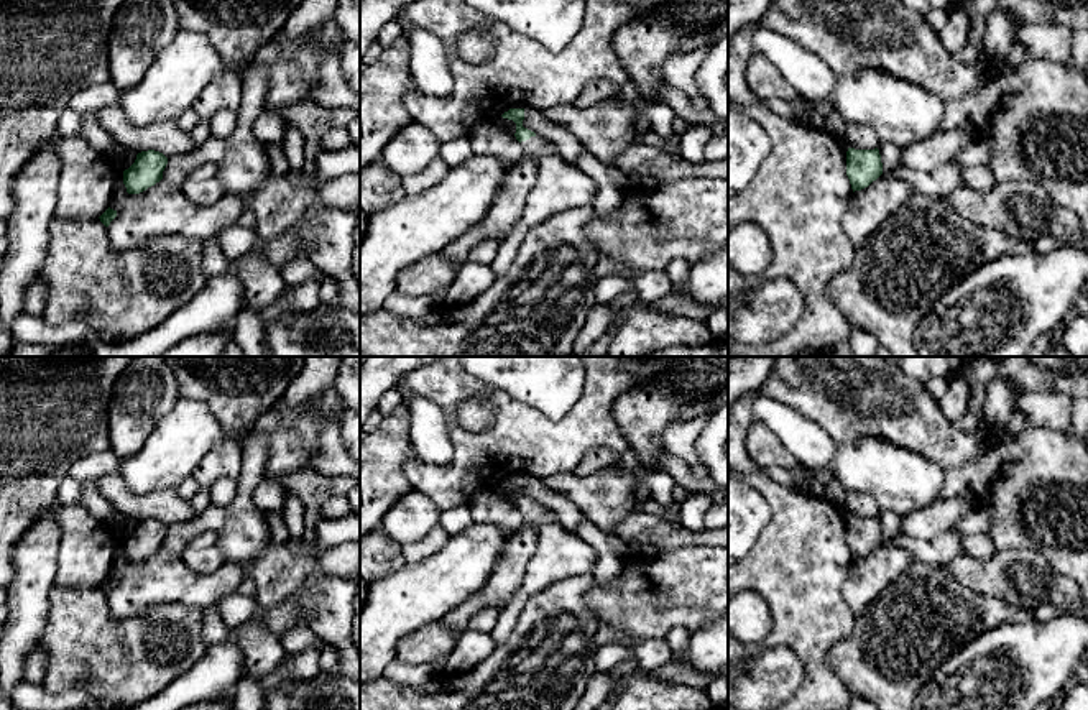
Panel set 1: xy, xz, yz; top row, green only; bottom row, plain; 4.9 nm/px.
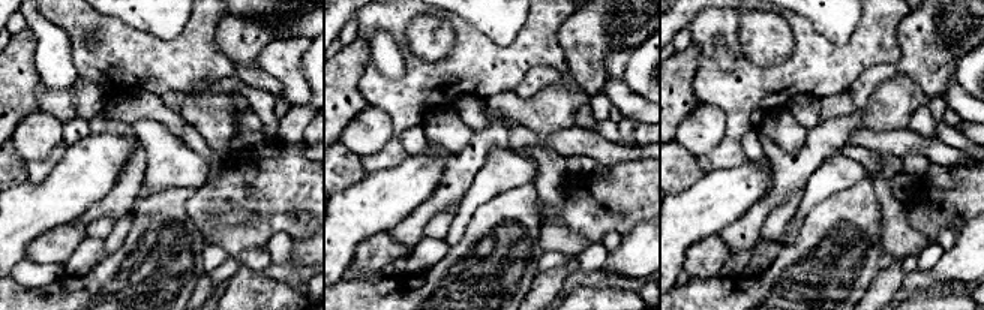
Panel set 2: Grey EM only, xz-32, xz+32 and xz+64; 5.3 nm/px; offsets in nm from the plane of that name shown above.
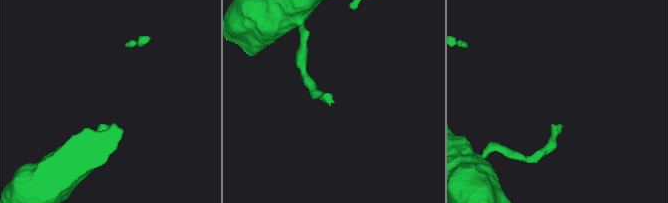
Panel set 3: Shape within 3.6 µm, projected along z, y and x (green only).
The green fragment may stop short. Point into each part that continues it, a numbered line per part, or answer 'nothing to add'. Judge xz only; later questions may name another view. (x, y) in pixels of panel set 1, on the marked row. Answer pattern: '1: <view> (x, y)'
1: xz (561, 186)

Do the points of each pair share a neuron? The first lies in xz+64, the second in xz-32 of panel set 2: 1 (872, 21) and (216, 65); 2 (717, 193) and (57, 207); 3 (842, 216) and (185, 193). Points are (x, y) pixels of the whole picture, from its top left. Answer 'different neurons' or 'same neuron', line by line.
1: same neuron
2: same neuron
3: same neuron

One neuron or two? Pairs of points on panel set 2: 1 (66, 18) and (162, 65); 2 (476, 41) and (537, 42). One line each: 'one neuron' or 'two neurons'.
1: one neuron
2: one neuron

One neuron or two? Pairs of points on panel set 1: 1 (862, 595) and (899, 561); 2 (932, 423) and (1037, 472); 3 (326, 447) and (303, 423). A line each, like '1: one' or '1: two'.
1: one
2: two
3: two

